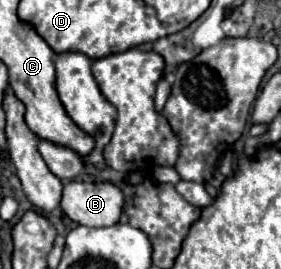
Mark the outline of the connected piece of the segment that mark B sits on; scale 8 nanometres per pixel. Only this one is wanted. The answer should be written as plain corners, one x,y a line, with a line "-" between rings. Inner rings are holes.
73,180
63,186
61,210
75,224
113,226
119,222
123,204
121,190
111,182
87,184

